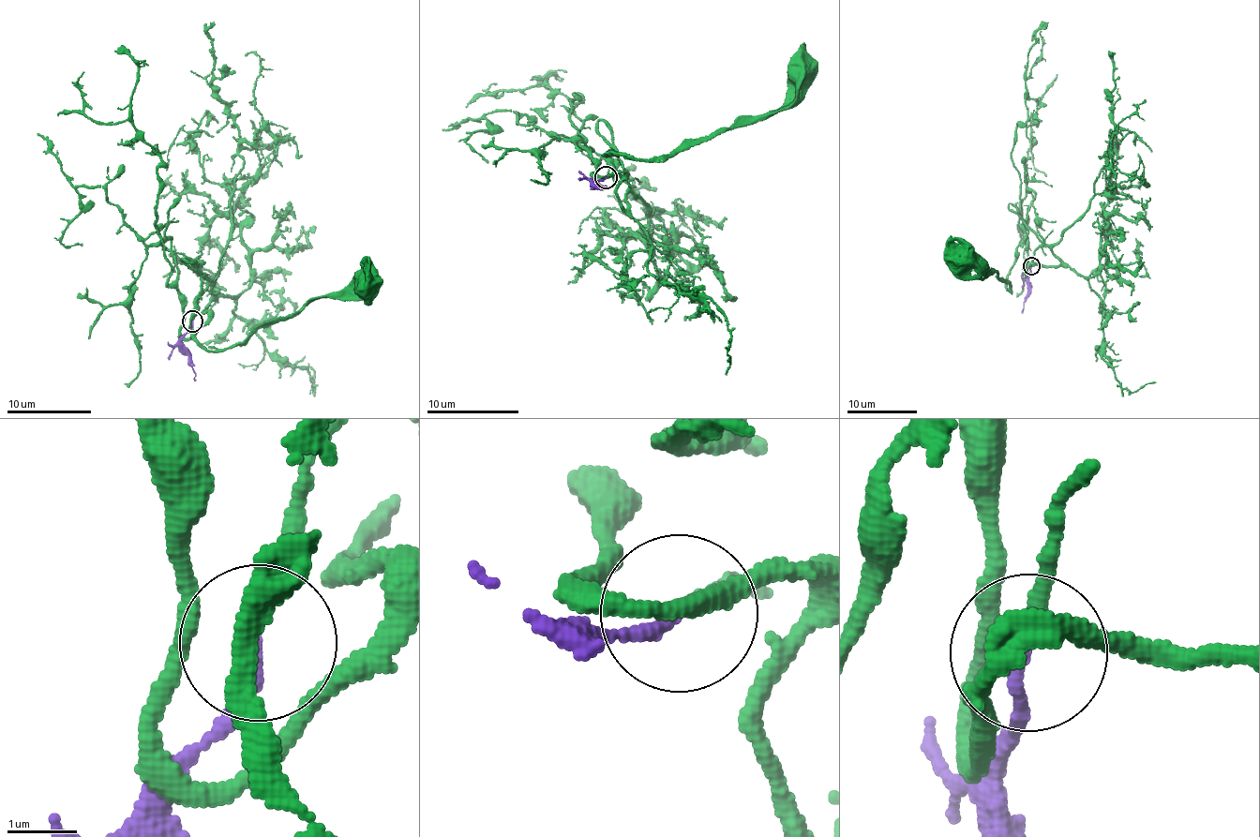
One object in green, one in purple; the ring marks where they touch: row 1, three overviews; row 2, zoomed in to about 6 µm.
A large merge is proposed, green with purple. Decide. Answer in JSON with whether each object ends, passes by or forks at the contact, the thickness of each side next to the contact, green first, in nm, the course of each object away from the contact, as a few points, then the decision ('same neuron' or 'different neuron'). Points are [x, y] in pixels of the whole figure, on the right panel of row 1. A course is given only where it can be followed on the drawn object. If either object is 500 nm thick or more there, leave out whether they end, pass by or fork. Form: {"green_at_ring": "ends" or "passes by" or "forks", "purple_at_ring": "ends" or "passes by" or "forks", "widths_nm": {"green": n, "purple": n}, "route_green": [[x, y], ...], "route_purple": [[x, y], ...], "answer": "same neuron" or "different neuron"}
{"green_at_ring": "passes by", "purple_at_ring": "ends", "widths_nm": {"green": 130, "purple": 170}, "route_green": [[1032, 265], [1039, 218], [1032, 206], [1018, 223], [1012, 148], [1027, 113], [1027, 79], [1042, 31]], "route_purple": [[1032, 266], [1021, 313]], "answer": "same neuron"}

